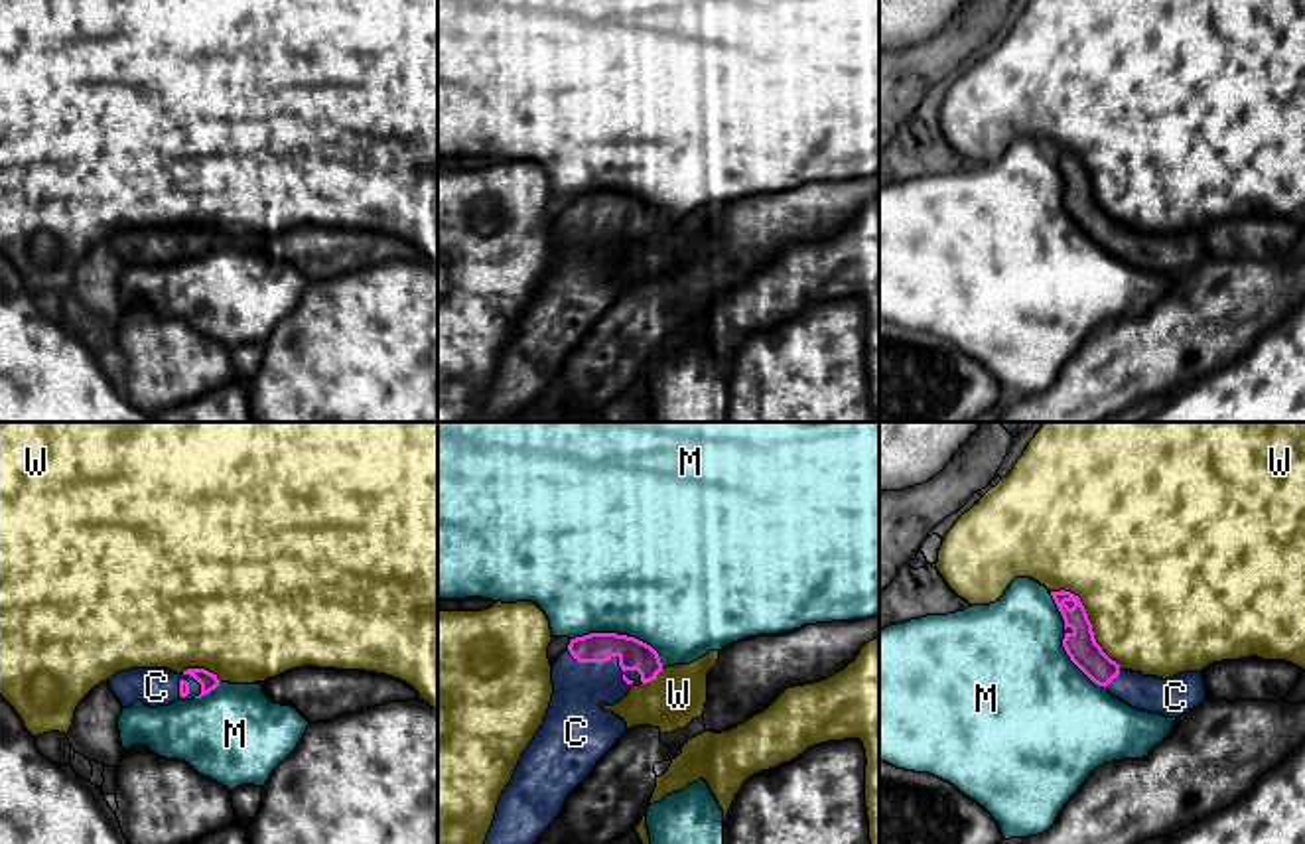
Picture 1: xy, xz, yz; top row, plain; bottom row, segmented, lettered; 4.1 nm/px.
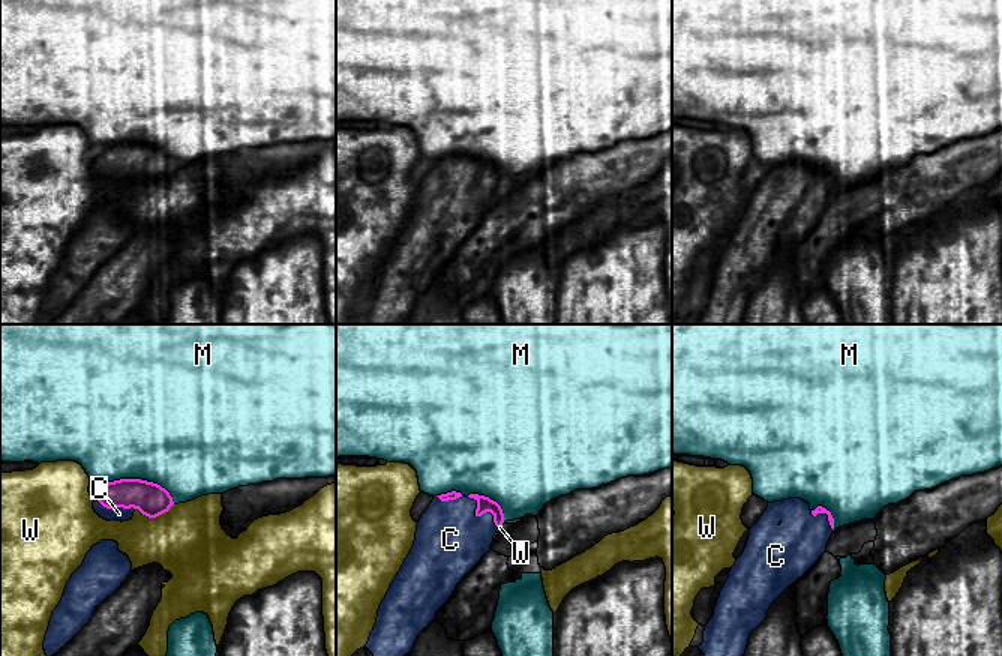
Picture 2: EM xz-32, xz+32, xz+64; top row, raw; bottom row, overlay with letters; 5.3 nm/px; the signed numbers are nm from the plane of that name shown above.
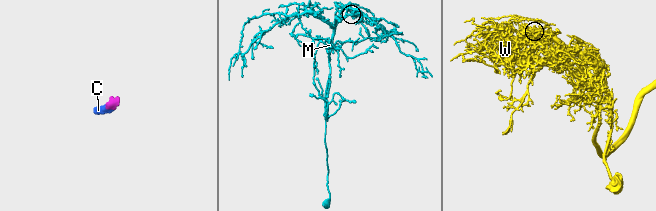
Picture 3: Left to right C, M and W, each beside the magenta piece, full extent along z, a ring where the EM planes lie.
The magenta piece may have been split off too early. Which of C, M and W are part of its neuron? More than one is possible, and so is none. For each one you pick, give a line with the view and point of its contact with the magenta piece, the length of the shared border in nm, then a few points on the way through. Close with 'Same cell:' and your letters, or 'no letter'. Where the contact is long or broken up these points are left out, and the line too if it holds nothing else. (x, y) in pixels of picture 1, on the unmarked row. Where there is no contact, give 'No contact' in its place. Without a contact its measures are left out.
C: Touches magenta at xz (610, 217). Shared border 340 nm. Path across: xz (596, 206), (610, 217), (578, 245)
Same cell: C

